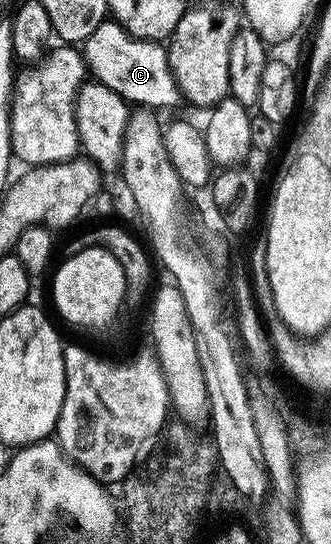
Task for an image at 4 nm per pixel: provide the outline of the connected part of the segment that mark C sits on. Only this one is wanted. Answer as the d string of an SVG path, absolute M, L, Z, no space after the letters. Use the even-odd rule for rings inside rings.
M107 18L103 24L96 26L96 30L92 30L84 42L84 59L97 83L108 86L131 105L159 110L174 108L180 101L167 49L153 40L137 40L113 18Z

